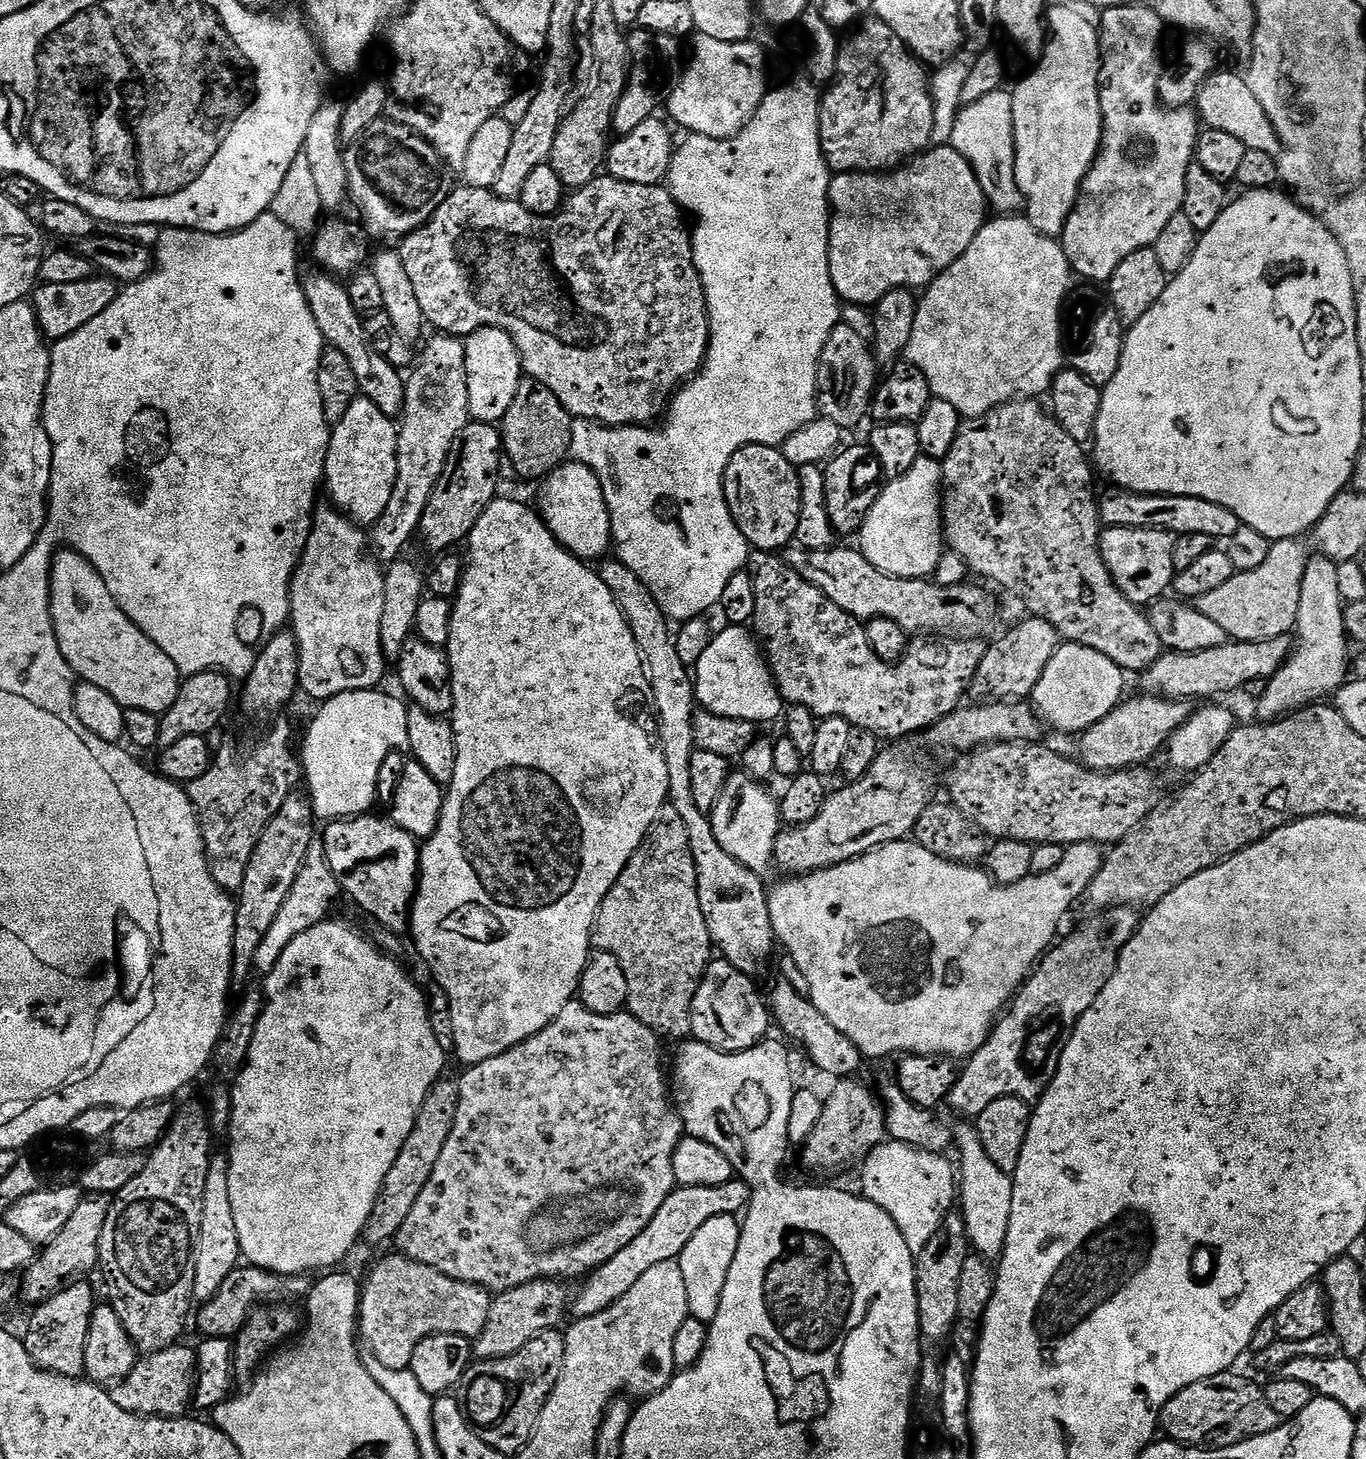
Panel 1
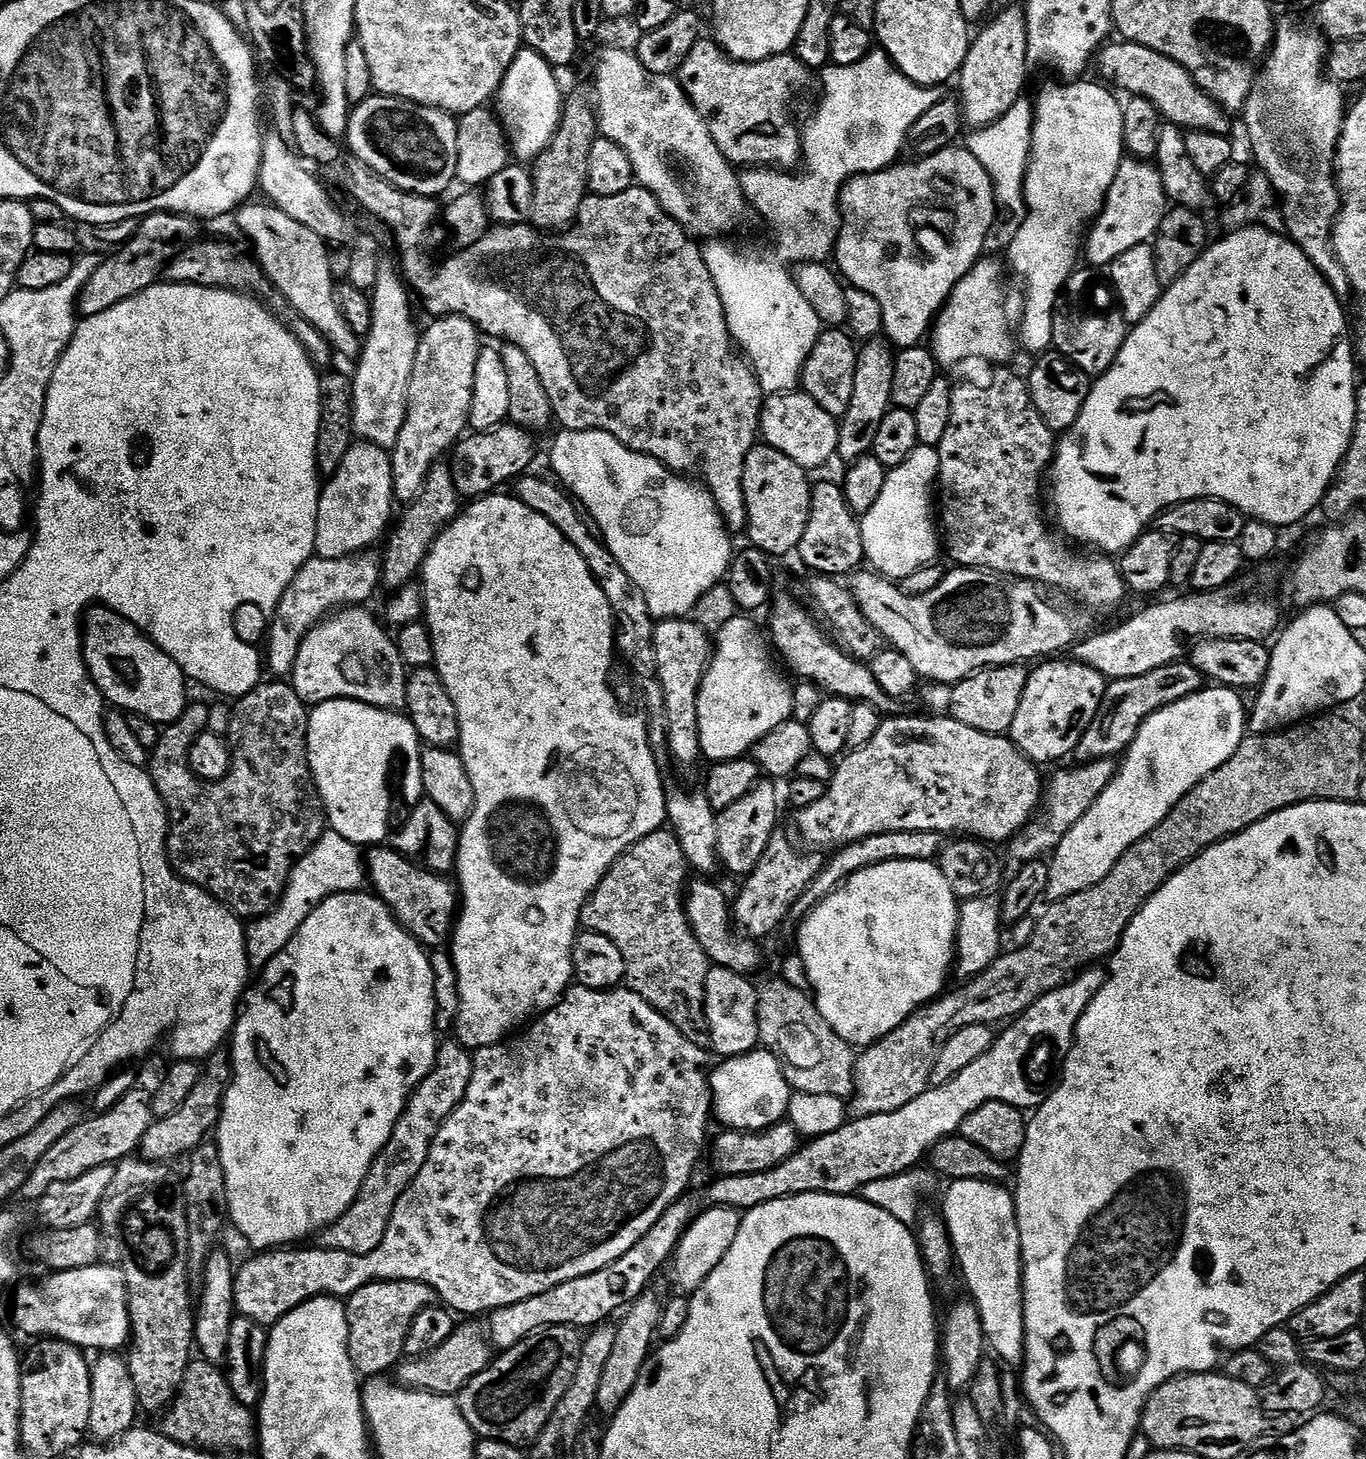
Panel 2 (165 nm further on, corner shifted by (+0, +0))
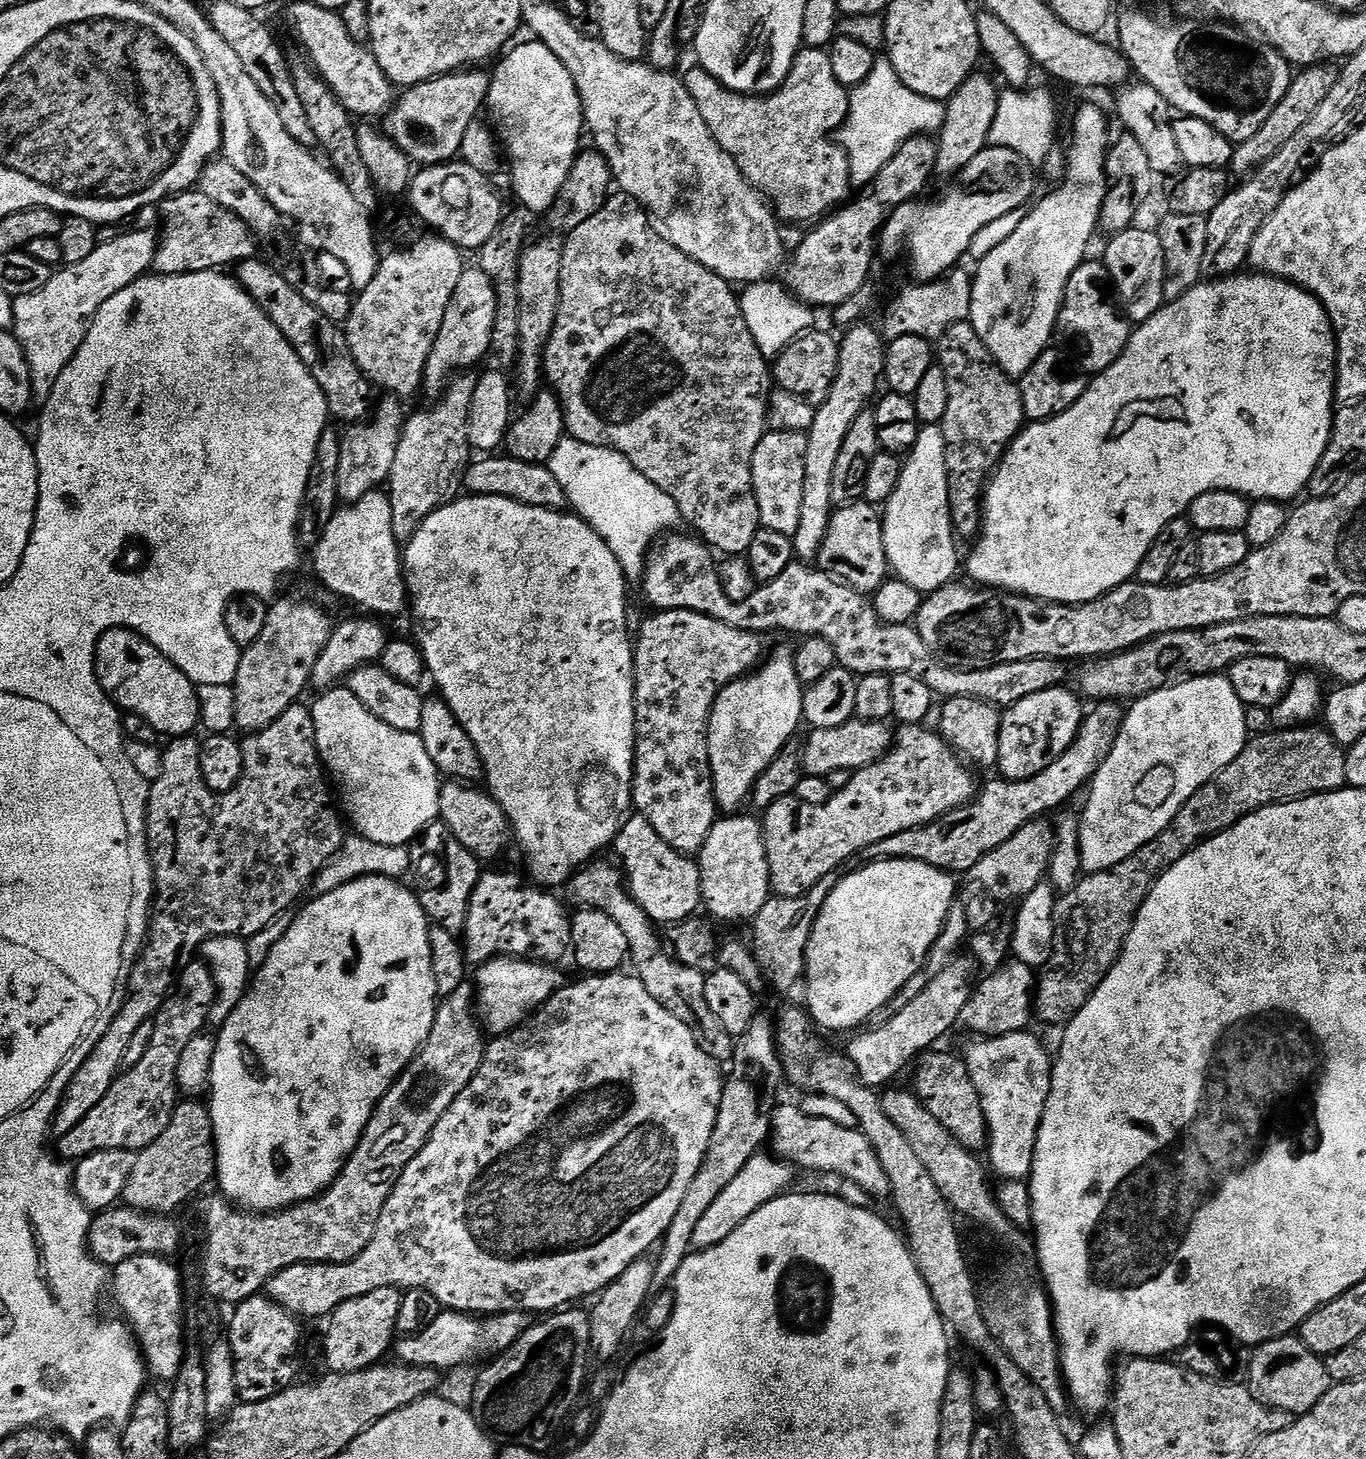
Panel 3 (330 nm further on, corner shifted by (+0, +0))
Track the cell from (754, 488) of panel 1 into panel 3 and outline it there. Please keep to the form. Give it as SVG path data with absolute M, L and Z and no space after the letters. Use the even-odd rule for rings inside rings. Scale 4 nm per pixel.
M777 430L765 431L758 442L758 450L754 450L752 459L752 485L754 498L758 498L758 514L760 526L770 530L778 530L778 534L793 536L798 530L798 522L802 515L802 485L806 483L806 435L802 432L785 432Z

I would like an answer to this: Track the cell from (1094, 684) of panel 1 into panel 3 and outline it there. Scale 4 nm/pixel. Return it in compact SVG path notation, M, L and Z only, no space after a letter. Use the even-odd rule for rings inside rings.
M1068 686L1047 688L1038 694L1030 694L1030 698L1022 698L1022 702L1012 705L1003 713L998 757L999 775L1003 779L1028 780L1031 776L1037 776L1076 742L1086 708L1080 705L1081 697L1073 689L1072 692Z

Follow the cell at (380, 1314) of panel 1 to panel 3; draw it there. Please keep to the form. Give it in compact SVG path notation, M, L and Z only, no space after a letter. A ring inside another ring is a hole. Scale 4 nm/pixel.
M379 1288L370 1290L370 1294L362 1294L362 1298L350 1298L350 1302L342 1302L342 1306L335 1308L331 1316L327 1317L328 1333L324 1336L324 1360L328 1363L328 1372L353 1372L369 1368L372 1364L381 1363L387 1357L384 1355L393 1351L398 1336L396 1323L401 1295L399 1288Z

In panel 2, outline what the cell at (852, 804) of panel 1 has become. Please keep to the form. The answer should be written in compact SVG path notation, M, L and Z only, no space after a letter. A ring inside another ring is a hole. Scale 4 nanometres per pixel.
M777 830L766 846L766 854L758 866L743 881L744 889L734 896L731 905L734 927L737 932L750 940L763 941L763 936L776 932L780 923L792 915L792 907L802 898L806 886L824 868L825 857L812 850L799 852L786 837L783 831Z

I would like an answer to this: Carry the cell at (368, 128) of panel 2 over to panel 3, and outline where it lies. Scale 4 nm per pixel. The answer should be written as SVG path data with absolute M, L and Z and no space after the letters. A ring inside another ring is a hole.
M461 70L449 72L447 76L436 76L421 84L405 88L395 97L382 120L382 130L396 143L416 166L447 164L460 154L466 126L481 115L492 77L486 71ZM401 95L401 96L400 96ZM384 123L384 124L383 124Z

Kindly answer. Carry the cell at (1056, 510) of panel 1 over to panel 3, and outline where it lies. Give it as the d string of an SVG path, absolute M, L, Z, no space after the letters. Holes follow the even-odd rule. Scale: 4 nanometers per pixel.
M971 322L952 325L942 334L938 367L946 374L946 390L950 390L940 429L946 438L952 526L957 537L975 537L982 523L985 487L1008 445L1026 424L1022 394L1019 383L989 357Z

